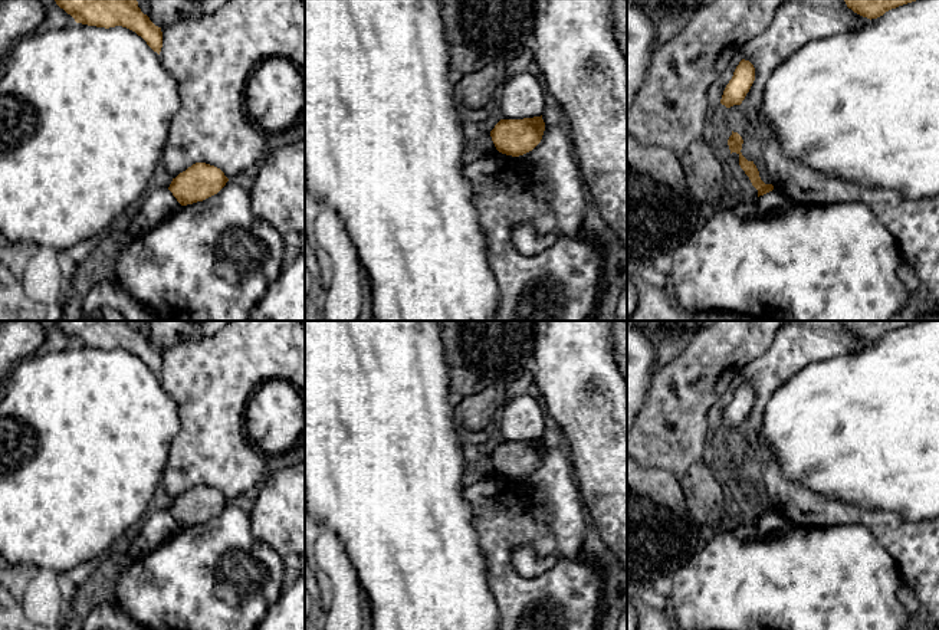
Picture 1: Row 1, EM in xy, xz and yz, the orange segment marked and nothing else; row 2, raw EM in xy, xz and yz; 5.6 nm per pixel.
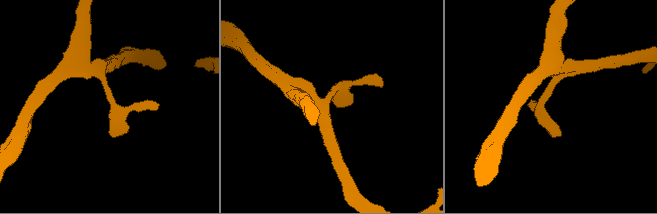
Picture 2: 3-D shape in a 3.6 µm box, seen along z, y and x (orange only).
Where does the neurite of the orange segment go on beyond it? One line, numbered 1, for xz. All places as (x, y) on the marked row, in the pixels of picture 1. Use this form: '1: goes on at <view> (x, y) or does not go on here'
1: does not go on here

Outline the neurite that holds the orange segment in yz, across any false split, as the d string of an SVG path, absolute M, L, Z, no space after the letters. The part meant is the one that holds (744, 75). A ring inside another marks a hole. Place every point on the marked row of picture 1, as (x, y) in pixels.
M742 59L736 66L732 79L726 85L720 104L726 108L741 105L755 81L755 68L749 60Z

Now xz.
M541 117L523 119L500 119L490 131L496 150L519 157L532 151L542 140L545 122Z

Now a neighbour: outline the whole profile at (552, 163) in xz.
M546 125L541 142L518 160L526 165L536 183L549 190L548 206L555 216L552 242L559 236L582 234L587 209L592 204L577 165L569 134Z

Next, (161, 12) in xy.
M148 0L150 20L165 27L181 19L201 17L220 9L227 0Z

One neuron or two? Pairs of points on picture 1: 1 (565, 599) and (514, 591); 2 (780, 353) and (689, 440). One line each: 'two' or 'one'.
1: one
2: two

